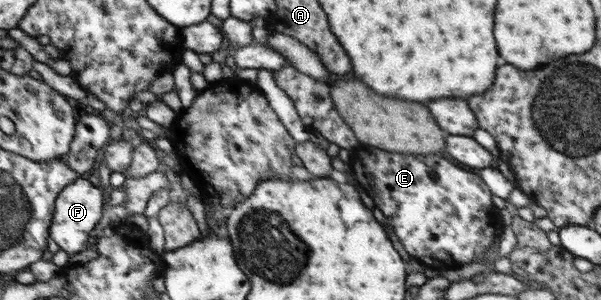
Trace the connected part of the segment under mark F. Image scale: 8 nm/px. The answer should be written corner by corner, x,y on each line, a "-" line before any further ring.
86,176
76,179
71,185
63,190
56,202
56,212
52,223
52,238
61,248
72,255
86,250
86,242
90,238
90,232
98,226
102,220
104,203
107,194
99,187
94,186

